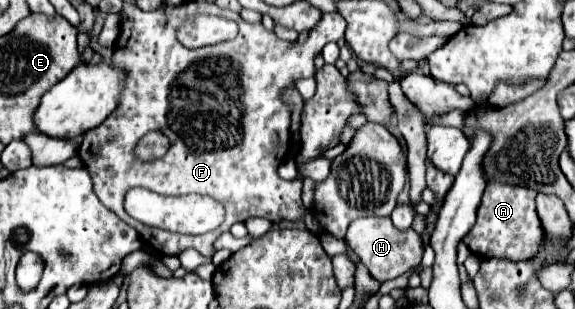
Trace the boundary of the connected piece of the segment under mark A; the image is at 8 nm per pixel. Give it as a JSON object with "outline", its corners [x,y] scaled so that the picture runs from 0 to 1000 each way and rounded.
{"outline":[[[850,589],[830,680],[830,718],[805,783],[833,835],[857,835],[857,828],[885,841],[927,835],[944,796],[944,738],[930,686],[930,634],[934,621],[913,602]]]}

